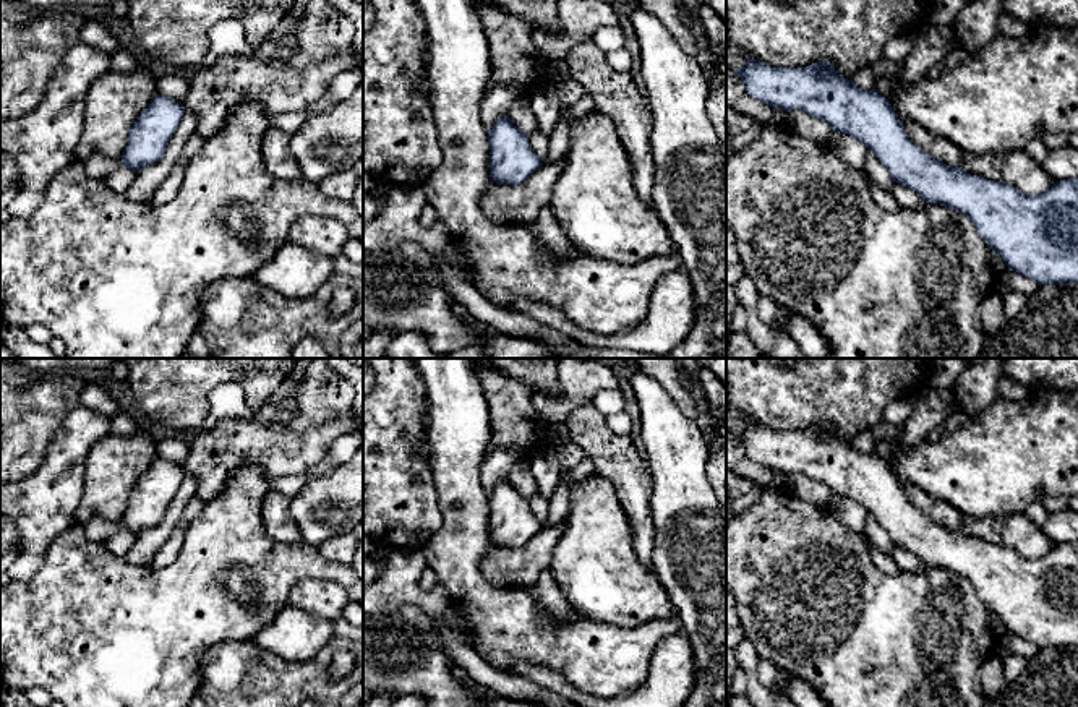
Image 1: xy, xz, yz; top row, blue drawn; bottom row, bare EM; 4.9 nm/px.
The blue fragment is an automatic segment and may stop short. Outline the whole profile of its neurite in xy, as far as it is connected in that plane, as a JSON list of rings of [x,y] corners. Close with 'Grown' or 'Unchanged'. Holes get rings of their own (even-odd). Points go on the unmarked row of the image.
[[[156,457],[128,496],[128,506],[122,517],[123,529],[139,535],[160,524],[183,477],[182,465]]]. Unchanged

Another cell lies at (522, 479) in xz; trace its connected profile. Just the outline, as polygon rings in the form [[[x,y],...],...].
[[[528,462],[519,464],[507,477],[515,490],[530,498],[538,493],[538,485],[528,467]]]

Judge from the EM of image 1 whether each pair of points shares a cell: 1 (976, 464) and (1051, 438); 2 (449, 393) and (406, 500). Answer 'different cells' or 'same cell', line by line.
1: same cell
2: different cells

